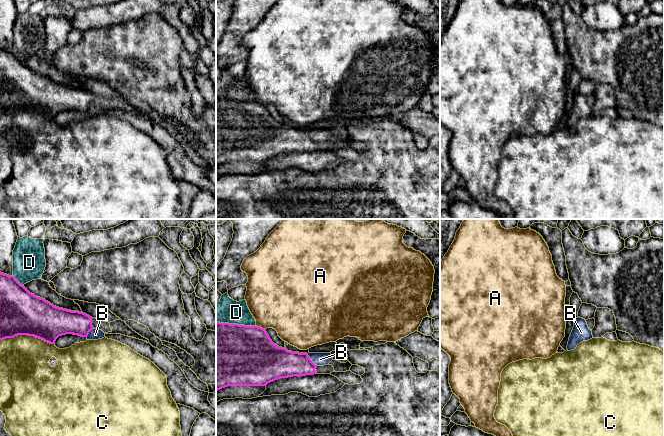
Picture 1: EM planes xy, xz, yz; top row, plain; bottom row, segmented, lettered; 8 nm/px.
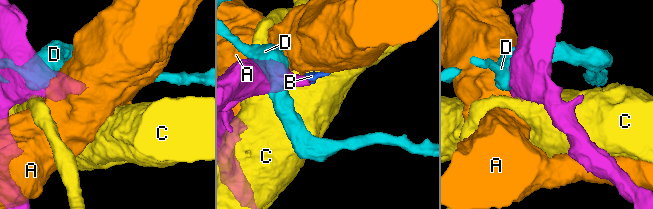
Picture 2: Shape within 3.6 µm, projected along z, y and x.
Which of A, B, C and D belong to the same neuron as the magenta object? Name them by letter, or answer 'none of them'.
B

